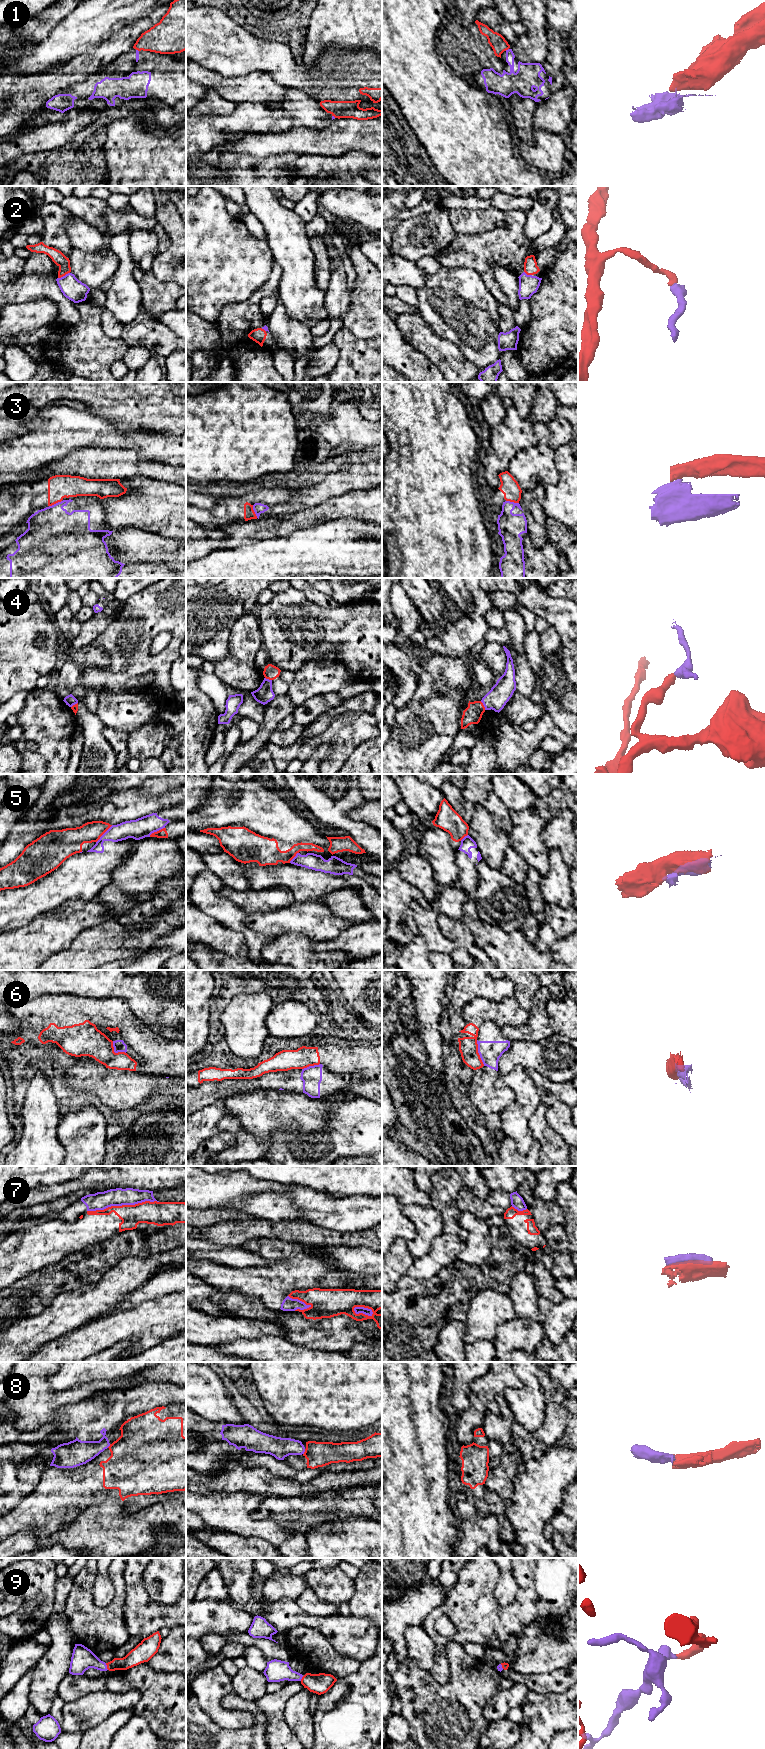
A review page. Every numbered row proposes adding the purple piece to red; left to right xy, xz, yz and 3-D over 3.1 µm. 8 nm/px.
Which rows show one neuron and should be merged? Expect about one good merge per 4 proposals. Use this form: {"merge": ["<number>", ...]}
{"merge": ["2", "9"]}

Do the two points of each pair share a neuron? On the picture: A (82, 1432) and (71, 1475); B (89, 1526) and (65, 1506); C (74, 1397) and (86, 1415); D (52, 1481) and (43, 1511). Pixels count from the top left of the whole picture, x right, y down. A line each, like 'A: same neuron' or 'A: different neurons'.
A: different neurons
B: different neurons
C: different neurons
D: same neuron

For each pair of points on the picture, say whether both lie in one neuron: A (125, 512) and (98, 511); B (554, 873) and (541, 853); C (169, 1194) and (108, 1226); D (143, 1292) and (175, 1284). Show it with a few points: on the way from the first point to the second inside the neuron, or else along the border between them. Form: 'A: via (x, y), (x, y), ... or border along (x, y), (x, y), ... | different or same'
A: border along (101, 504), (104, 510), (106, 529) | different
B: border along (550, 851), (548, 871), (542, 877) | different
C: border along (159, 1201), (175, 1202) | different
D: via (151, 1290), (162, 1284), (167, 1284) | same

